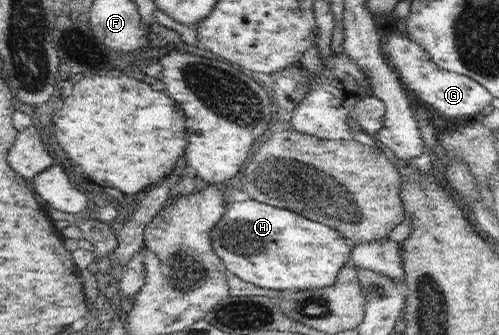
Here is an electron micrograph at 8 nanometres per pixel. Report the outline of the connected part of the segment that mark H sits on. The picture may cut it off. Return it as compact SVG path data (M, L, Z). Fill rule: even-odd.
M251 198L241 202L228 201L225 214L212 228L210 238L214 251L221 257L224 269L228 269L243 281L268 290L328 288L335 283L339 269L349 264L353 249L353 243L334 228L319 221L309 220L286 208Z

